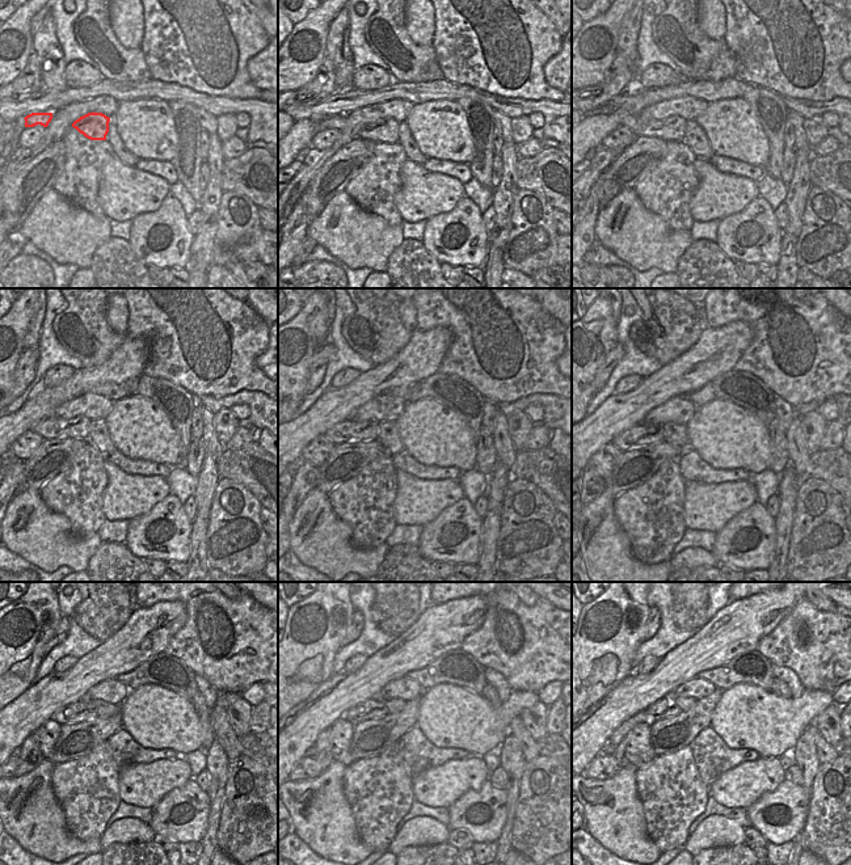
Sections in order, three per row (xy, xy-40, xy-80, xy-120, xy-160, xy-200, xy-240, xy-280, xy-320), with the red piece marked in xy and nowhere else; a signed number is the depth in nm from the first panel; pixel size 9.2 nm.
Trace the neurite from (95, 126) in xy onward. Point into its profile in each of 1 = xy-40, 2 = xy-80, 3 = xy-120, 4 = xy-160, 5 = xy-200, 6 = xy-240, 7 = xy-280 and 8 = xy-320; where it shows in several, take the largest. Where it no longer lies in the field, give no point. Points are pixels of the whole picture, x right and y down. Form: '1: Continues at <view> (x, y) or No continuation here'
1: Continues at xy-40 (386, 130)
2: Continues at xy-80 (674, 127)
3: Continues at xy-120 (53, 427)
4: Continues at xy-160 (342, 431)
5: Continues at xy-200 (657, 422)
6: Continues at xy-240 (76, 712)
7: Continues at xy-280 (370, 709)
8: Continues at xy-320 (665, 708)

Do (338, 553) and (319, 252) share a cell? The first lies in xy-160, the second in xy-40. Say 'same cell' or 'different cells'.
different cells

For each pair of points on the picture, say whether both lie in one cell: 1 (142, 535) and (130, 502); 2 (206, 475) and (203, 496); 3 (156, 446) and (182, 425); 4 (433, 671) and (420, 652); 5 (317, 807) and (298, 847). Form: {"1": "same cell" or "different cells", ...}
{"1": "different cells", "2": "same cell", "3": "different cells", "4": "different cells", "5": "different cells"}

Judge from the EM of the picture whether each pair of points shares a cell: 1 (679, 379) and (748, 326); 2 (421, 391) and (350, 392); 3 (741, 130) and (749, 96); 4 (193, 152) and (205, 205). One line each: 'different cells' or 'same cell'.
1: same cell
2: different cells
3: different cells
4: different cells

